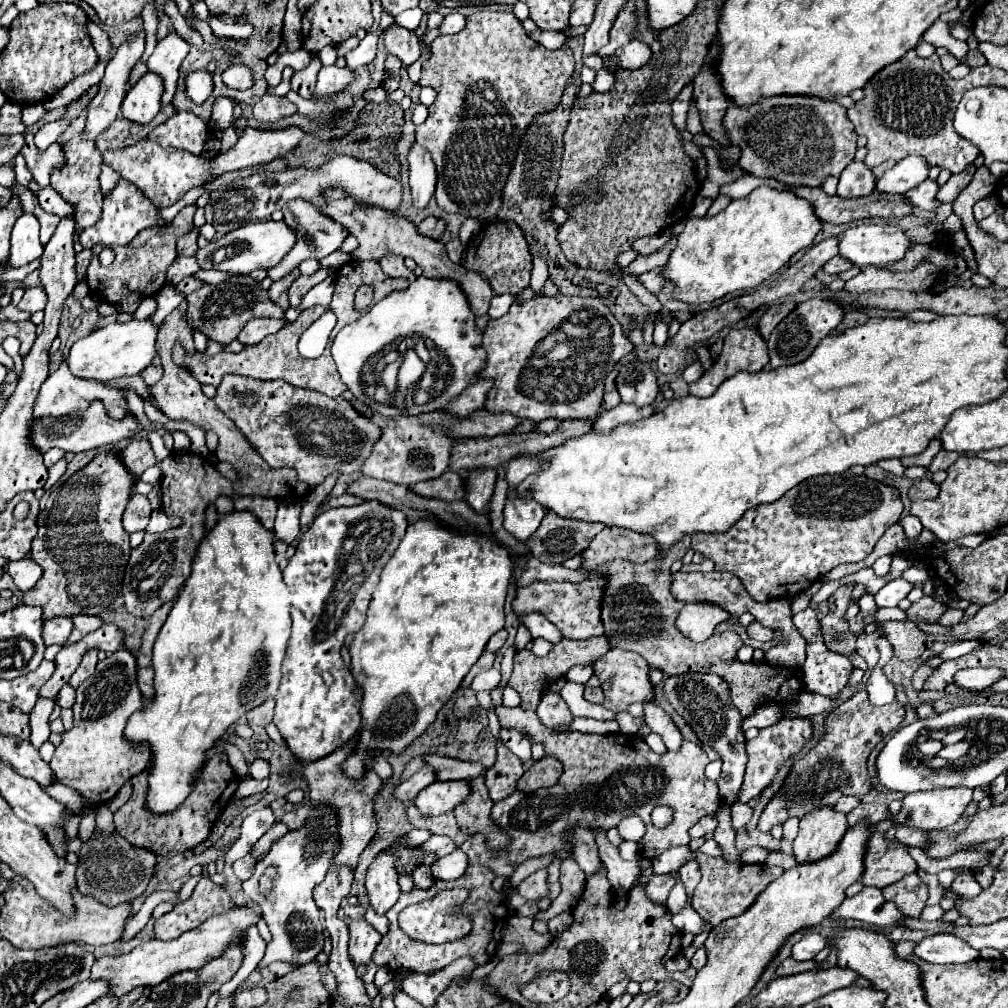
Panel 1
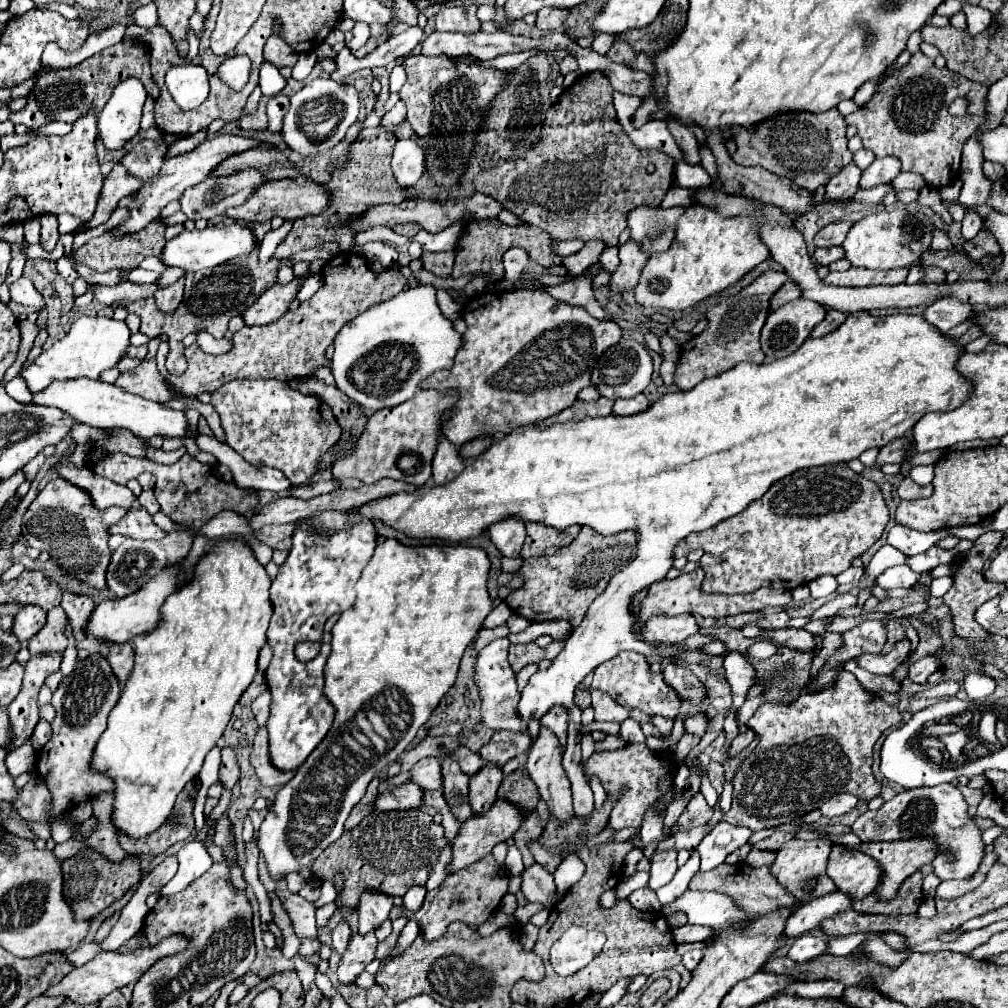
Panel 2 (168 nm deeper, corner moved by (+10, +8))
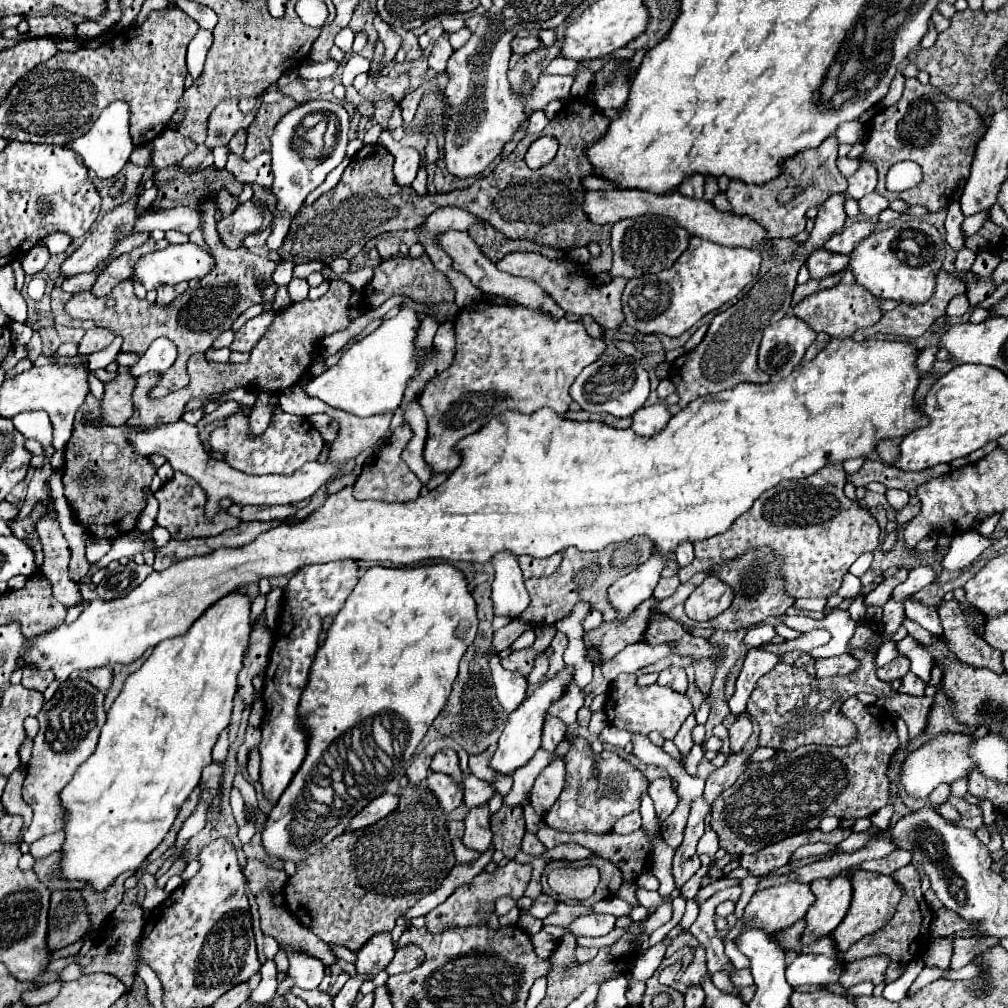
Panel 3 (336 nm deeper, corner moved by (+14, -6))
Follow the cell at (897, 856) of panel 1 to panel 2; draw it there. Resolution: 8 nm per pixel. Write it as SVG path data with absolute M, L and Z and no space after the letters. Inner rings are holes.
M833 844L827 874L839 890L849 892L855 900L873 892L881 882L879 864L871 856L865 856L865 852L857 852L847 844Z

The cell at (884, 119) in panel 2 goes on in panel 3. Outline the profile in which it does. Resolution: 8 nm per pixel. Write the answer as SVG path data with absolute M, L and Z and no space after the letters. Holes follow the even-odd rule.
M909 78L905 82L905 92L903 92L901 100L895 106L881 110L867 126L869 126L869 134L867 134L867 146L865 146L865 152L863 152L863 160L873 162L879 170L879 184L877 184L875 192L885 196L889 202L891 200L905 200L907 204L923 204L931 212L937 212L939 208L943 208L949 202L949 198L953 196L955 182L963 174L969 174L971 160L973 160L973 154L975 154L975 144L981 140L981 136L985 132L983 118L979 116L977 110L973 110L971 106L967 106L963 102L955 102L955 100L947 98L945 94L941 94L931 84L925 84L925 86L919 84L917 78ZM899 160L917 162L923 168L923 180L921 180L919 186L915 186L907 192L889 192L889 190L885 190L885 174L887 174L889 166L893 166Z

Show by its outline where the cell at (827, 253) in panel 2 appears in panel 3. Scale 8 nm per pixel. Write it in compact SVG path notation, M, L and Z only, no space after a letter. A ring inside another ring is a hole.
M815 250L809 260L807 260L807 268L811 272L811 278L819 280L823 276L829 274L837 274L839 270L845 270L849 264L849 258L843 254L833 254L829 250Z

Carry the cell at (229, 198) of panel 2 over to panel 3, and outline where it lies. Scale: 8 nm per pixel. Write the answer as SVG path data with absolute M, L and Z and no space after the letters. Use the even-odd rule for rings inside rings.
M175 206L169 210L155 210L155 212L145 212L133 226L133 234L141 232L153 232L153 230L177 230L183 234L191 234L193 230L199 228L199 218L201 212L197 208L187 208L187 206Z

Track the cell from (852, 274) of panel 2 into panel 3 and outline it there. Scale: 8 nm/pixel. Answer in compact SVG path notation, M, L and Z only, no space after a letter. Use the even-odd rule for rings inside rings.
M837 284L829 290L819 290L811 294L809 298L803 298L799 306L793 308L795 316L807 322L815 332L825 332L835 338L849 338L857 328L869 328L879 322L881 312L879 312L879 298L869 294L863 286L855 284Z

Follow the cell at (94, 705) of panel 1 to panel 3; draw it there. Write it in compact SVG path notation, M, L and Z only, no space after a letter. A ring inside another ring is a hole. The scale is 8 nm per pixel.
M81 678L67 680L59 686L55 696L43 704L37 720L39 732L33 738L33 756L27 764L27 776L23 782L23 800L33 808L33 822L25 830L27 844L63 828L59 792L73 778L75 770L95 752L101 726L105 724L103 692Z

